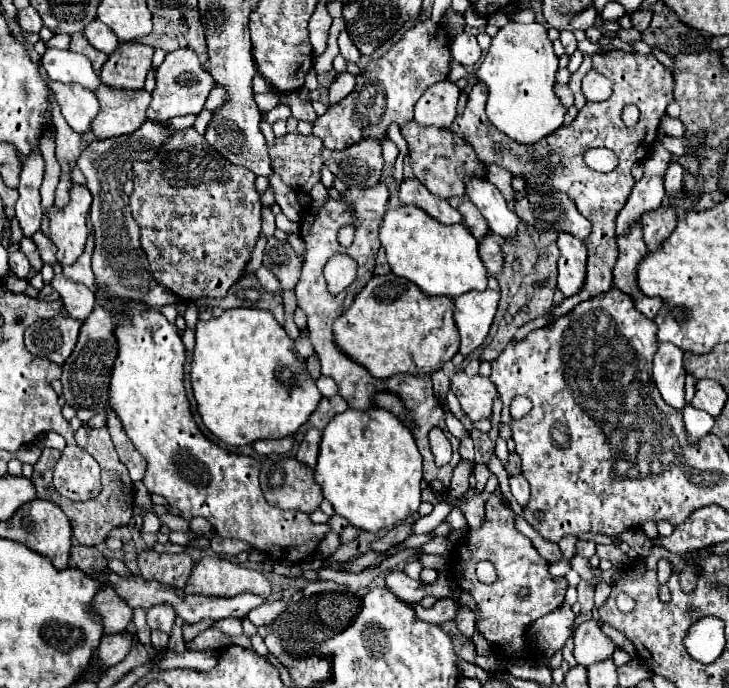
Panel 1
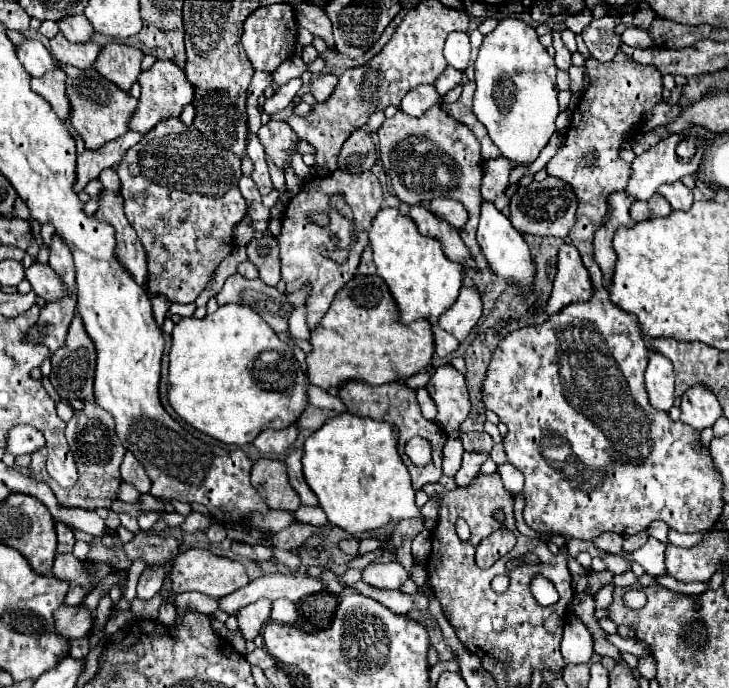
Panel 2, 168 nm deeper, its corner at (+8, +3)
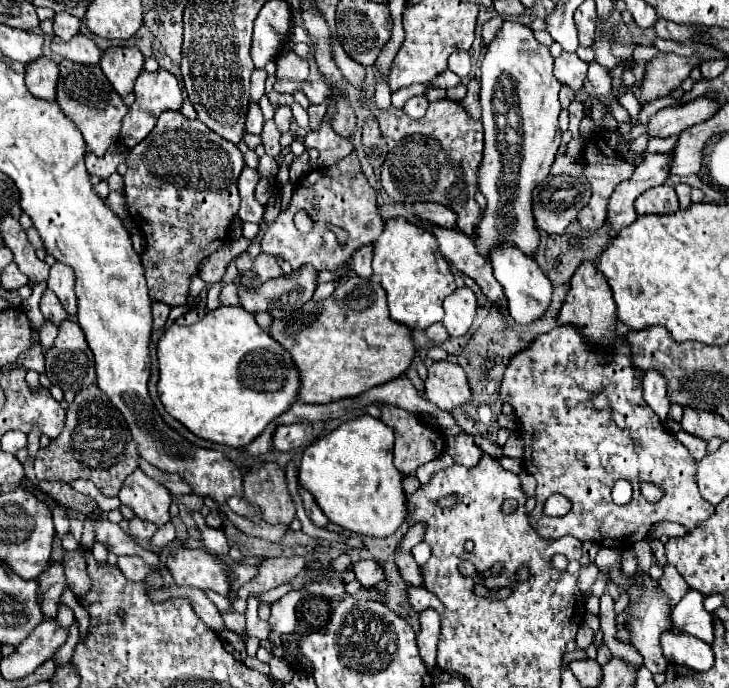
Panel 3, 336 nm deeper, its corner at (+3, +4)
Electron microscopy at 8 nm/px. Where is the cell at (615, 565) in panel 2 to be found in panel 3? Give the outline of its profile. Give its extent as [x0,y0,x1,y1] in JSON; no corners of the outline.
[633,540,653,572]

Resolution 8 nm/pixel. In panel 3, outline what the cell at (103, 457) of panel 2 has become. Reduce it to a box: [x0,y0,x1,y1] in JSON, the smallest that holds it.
[35,384,137,496]

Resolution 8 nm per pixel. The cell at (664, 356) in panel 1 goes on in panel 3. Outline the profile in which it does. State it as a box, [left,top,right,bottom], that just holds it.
[643,372,671,420]

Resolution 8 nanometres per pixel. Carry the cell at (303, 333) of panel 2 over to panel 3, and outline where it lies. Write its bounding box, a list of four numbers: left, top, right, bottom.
[313,281,336,302]

